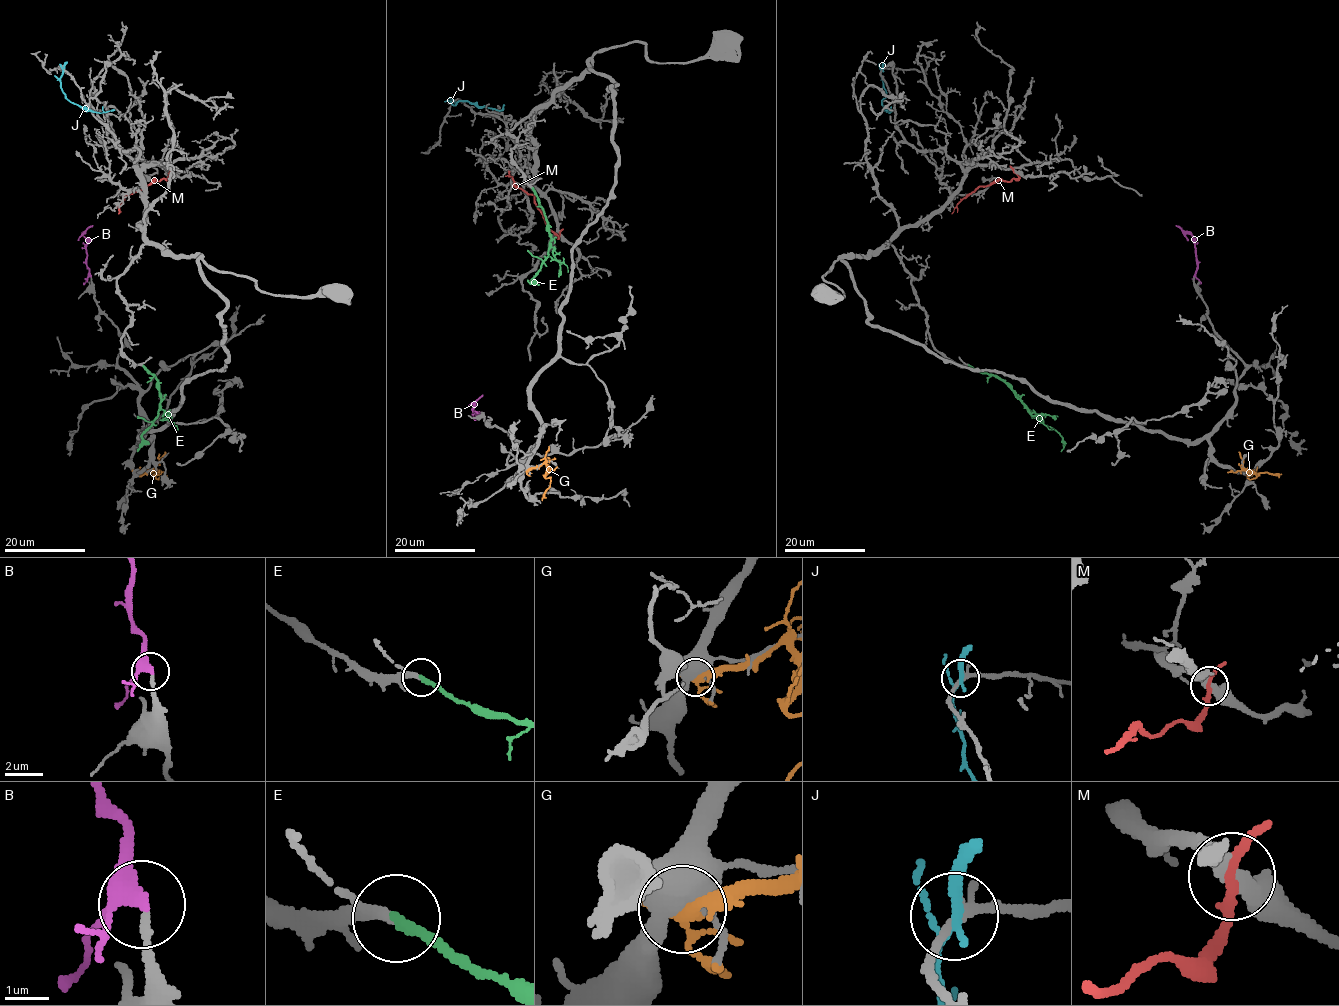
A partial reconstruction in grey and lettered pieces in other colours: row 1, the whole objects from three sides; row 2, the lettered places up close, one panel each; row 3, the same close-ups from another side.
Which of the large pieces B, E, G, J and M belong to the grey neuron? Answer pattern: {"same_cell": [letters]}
{"same_cell": ["E"]}

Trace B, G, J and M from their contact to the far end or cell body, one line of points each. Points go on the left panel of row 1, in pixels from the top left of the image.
B: (90, 276), (83, 233), (92, 225)
G: (135, 473), (147, 474), (154, 469), (158, 472), (155, 474), (161, 473), (152, 474)
J: (64, 69), (60, 88), (71, 102), (91, 111), (113, 109)
M: (170, 170), (166, 179), (155, 180), (142, 190), (127, 194), (118, 214)

